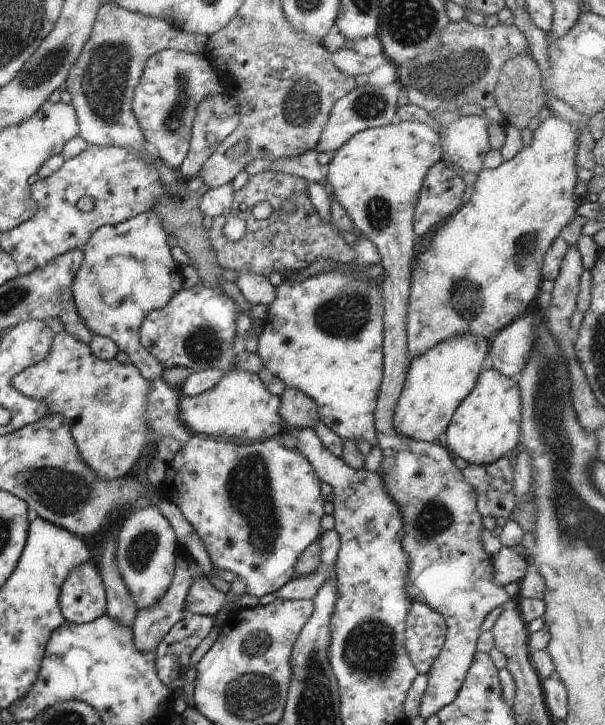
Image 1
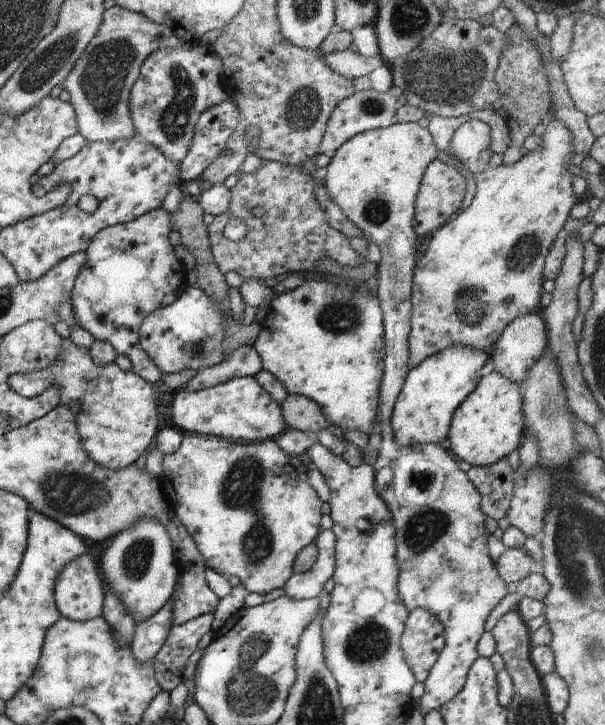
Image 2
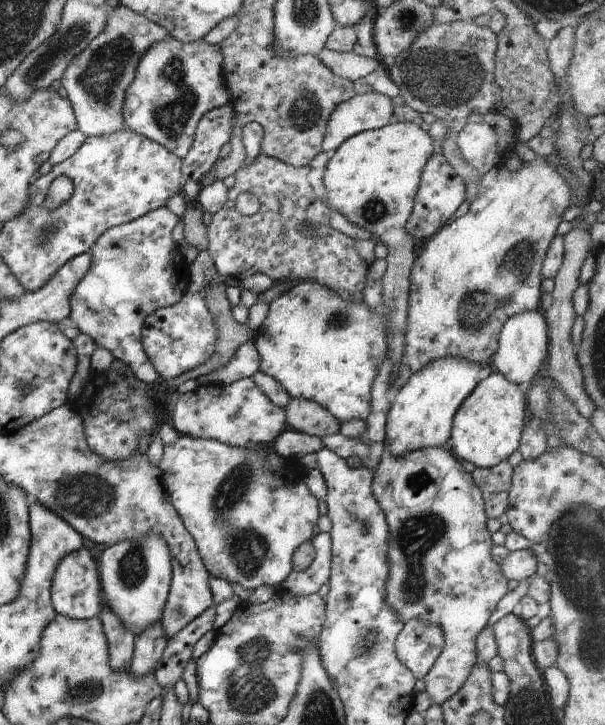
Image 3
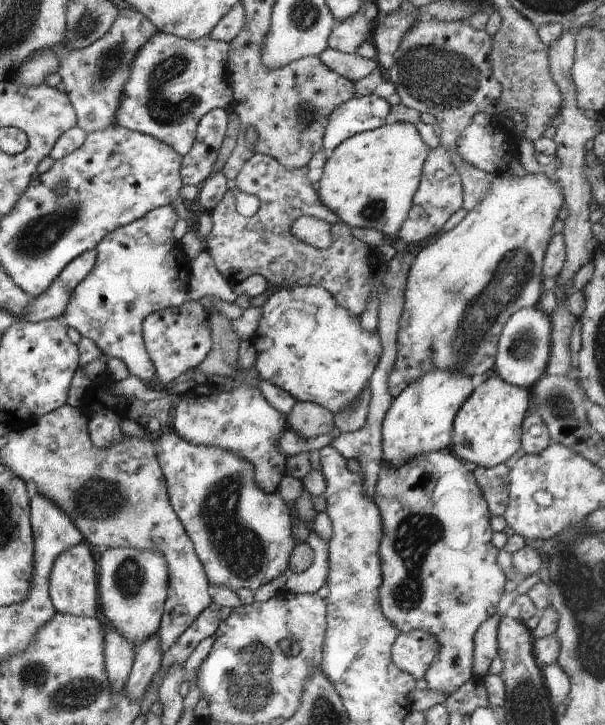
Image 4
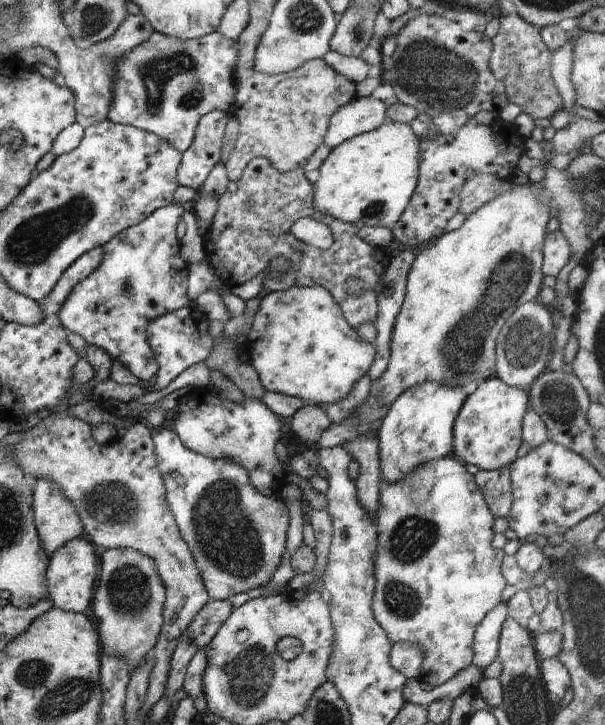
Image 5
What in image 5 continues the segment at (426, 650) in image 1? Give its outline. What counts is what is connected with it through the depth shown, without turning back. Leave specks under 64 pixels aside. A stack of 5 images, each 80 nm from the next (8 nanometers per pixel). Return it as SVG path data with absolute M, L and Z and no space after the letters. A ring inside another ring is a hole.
M403 640L391 646L390 664L407 679L418 679L421 674L423 652L414 640Z

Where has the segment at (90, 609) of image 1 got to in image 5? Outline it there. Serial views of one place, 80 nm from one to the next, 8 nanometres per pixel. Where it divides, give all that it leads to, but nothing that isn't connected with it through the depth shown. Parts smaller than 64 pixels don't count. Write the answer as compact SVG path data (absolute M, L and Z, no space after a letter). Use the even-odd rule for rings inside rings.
M78 537L63 544L49 558L46 571L46 588L48 596L53 600L54 607L73 613L89 615L96 582L99 578L98 556L92 543L84 537Z

